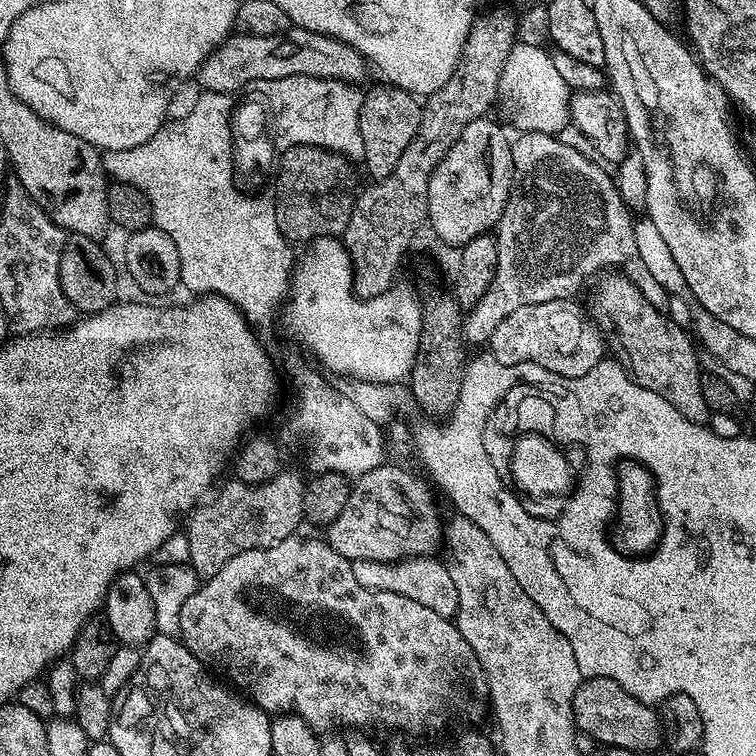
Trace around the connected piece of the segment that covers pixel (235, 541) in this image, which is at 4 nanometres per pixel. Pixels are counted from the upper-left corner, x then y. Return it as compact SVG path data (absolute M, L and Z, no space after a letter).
M281 470L265 480L268 480L265 484L256 484L251 488L251 483L229 478L192 509L186 520L189 540L187 563L196 571L197 577L207 578L218 574L218 570L222 570L230 558L246 550L274 546L297 535L299 528L296 527L305 523L304 476Z

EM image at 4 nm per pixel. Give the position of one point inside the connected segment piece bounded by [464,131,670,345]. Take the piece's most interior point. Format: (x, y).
(565, 221)

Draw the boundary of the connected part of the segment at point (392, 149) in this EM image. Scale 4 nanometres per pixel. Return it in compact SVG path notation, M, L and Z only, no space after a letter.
M381 83L381 88L372 88L363 93L364 101L360 107L360 129L364 147L363 163L368 163L368 172L373 181L379 182L392 173L398 166L398 158L410 146L418 134L422 104L411 92L396 88L390 83Z

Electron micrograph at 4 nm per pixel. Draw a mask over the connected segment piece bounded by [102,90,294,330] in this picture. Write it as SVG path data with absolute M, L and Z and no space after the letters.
M201 91L192 109L181 120L165 123L142 146L103 153L105 173L113 181L138 186L152 207L152 224L170 235L178 246L181 285L195 294L221 296L235 304L253 329L277 323L278 313L287 297L294 271L293 245L284 236L276 217L276 206L264 196L247 196L236 185L232 143L234 100L226 92Z

